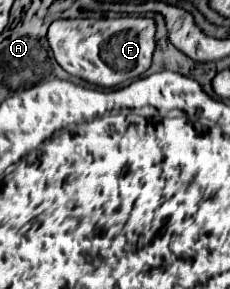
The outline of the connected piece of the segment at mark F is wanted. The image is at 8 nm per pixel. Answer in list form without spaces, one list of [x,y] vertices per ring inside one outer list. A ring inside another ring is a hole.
[[[116,17],[116,19],[58,19],[50,25],[48,31],[50,47],[54,51],[56,61],[74,77],[86,79],[92,85],[100,87],[116,87],[128,81],[138,79],[152,65],[152,57],[156,51],[156,21],[152,17]]]

